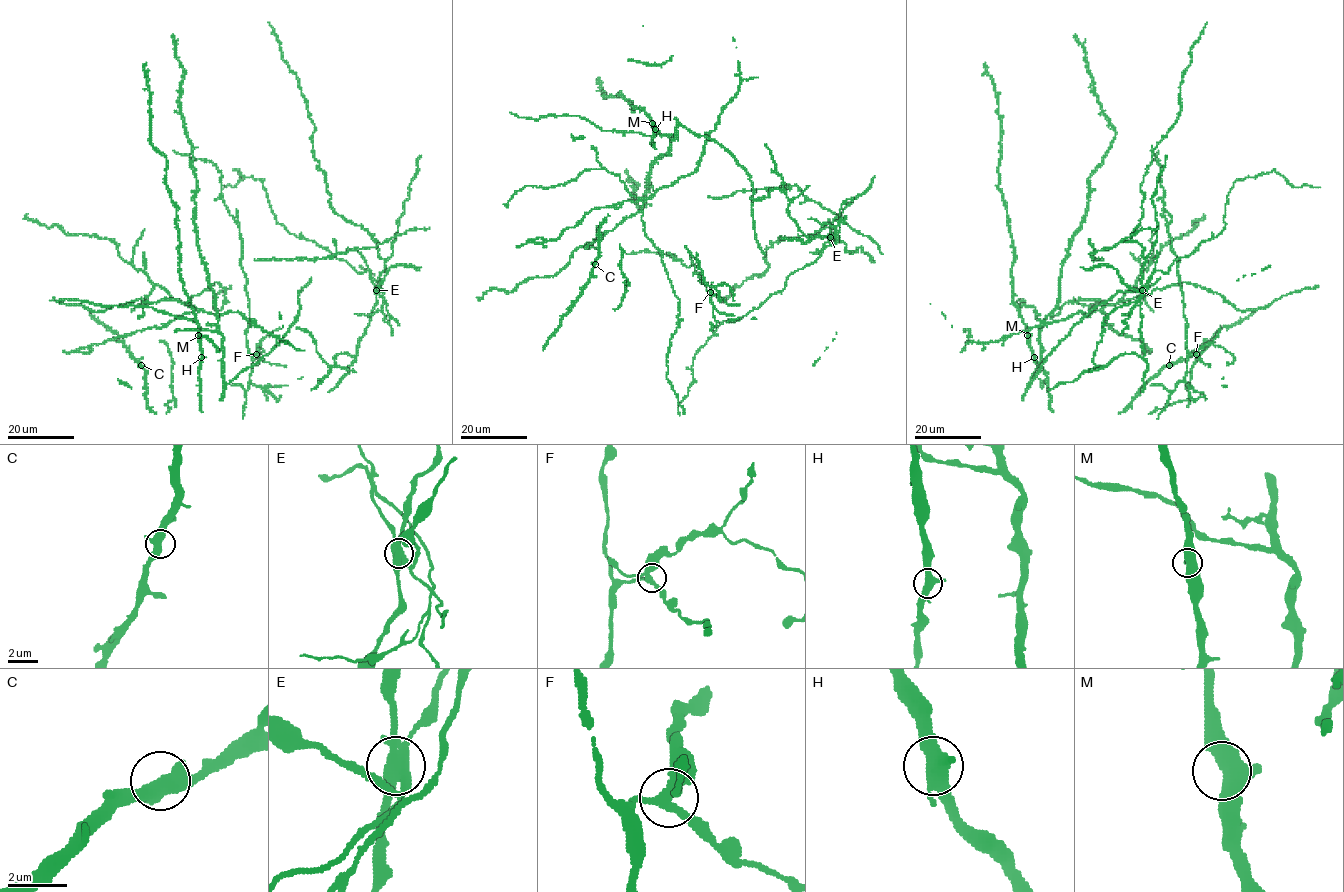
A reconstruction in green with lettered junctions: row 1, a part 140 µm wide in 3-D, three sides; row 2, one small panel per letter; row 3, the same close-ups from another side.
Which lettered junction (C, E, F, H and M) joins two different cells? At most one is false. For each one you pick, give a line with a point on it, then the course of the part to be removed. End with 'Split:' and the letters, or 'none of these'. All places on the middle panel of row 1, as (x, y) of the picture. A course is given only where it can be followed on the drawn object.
E: Place: (830, 237). Course of the part to remove: (830, 238), (781, 291), (720, 323), (692, 359), (693, 381), (679, 415)
Split: E

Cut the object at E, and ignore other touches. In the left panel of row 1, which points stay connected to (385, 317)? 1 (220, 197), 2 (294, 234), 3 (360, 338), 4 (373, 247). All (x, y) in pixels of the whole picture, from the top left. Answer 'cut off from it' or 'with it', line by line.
1: cut off from it
2: with it
3: cut off from it
4: cut off from it

